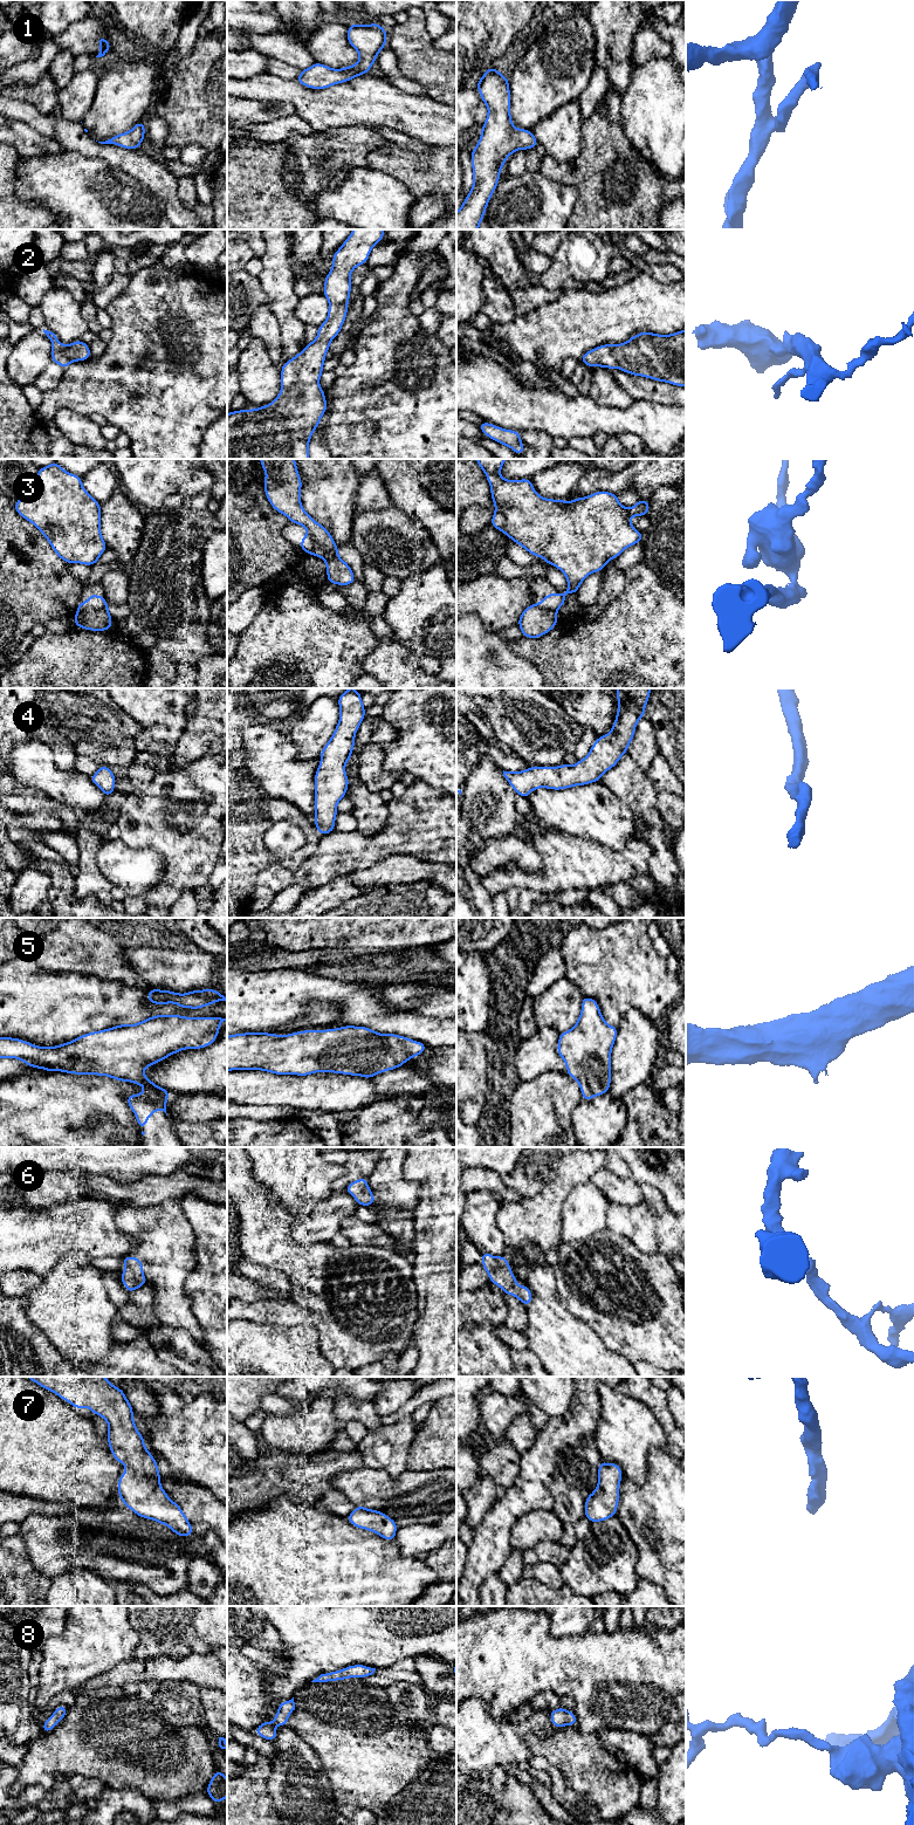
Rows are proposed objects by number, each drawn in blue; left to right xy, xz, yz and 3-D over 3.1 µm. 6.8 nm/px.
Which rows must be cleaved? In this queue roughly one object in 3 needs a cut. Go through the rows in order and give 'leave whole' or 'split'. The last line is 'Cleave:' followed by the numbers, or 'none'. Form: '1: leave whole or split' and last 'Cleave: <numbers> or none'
1: leave whole
2: leave whole
3: split
4: leave whole
5: leave whole
6: leave whole
7: leave whole
8: leave whole
Cleave: 3

